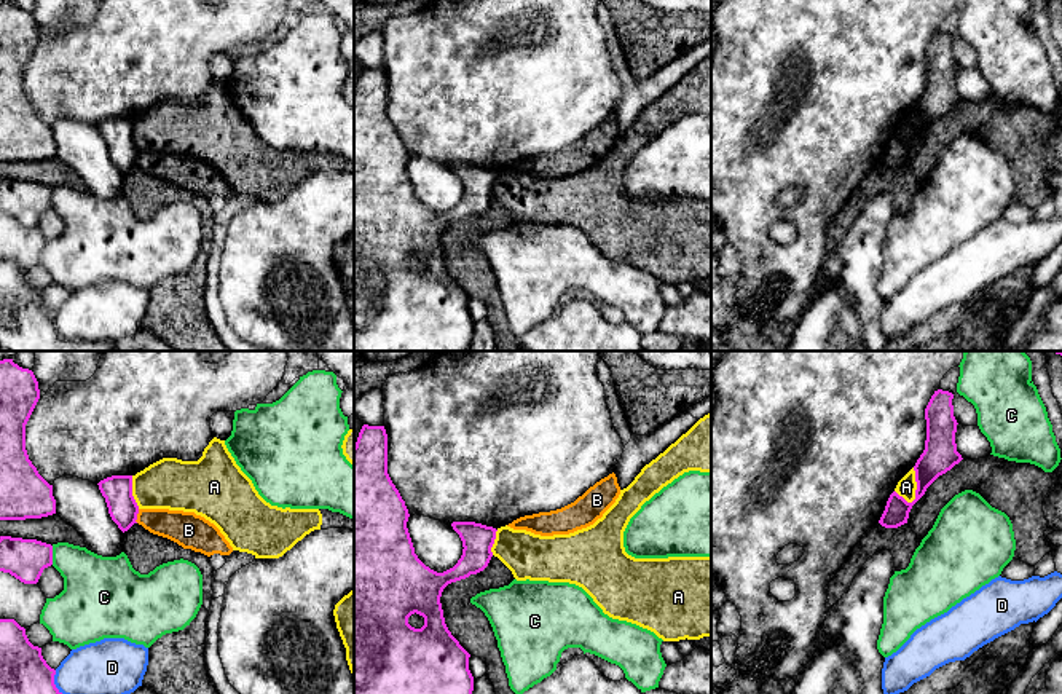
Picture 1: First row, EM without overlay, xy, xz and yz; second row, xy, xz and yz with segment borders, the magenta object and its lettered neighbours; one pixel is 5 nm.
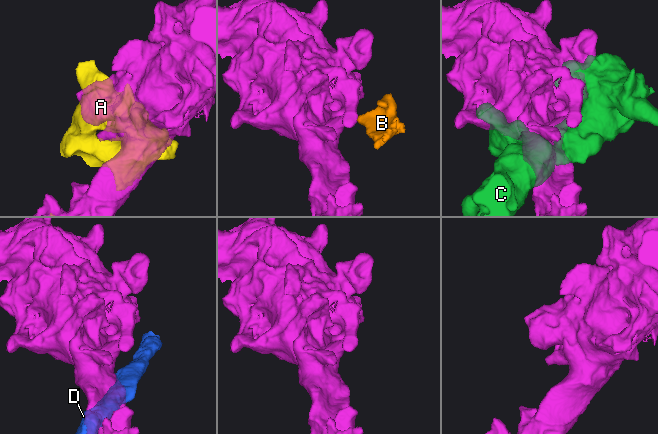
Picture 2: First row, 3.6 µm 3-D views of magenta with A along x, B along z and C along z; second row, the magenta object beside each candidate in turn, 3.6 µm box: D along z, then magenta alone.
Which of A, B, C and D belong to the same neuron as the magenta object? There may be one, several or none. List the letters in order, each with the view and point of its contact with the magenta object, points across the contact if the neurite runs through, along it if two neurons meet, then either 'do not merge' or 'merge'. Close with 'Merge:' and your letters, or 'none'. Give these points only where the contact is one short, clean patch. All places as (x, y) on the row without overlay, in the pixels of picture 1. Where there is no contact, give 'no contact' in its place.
A: meets magenta in yz at (917, 130); do not merge
B: meets magenta in xy at (136, 158); border along xy (139, 152), (136, 165); do not merge
C: meets magenta in xy at (51, 198); do not merge
D: meets magenta in xy at (77, 340); do not merge
Merge: none

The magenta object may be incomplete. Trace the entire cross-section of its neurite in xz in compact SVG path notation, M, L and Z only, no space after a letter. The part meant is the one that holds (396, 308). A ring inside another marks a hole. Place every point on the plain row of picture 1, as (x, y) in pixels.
M364 67L354 88L354 351L467 351L474 333L470 297L448 273L440 239L448 227L488 209L498 172L475 164L453 164L462 183L462 198L453 211L437 215L415 196L408 160L405 144L387 116L386 72ZM415 255L424 260L421 271L408 266Z

